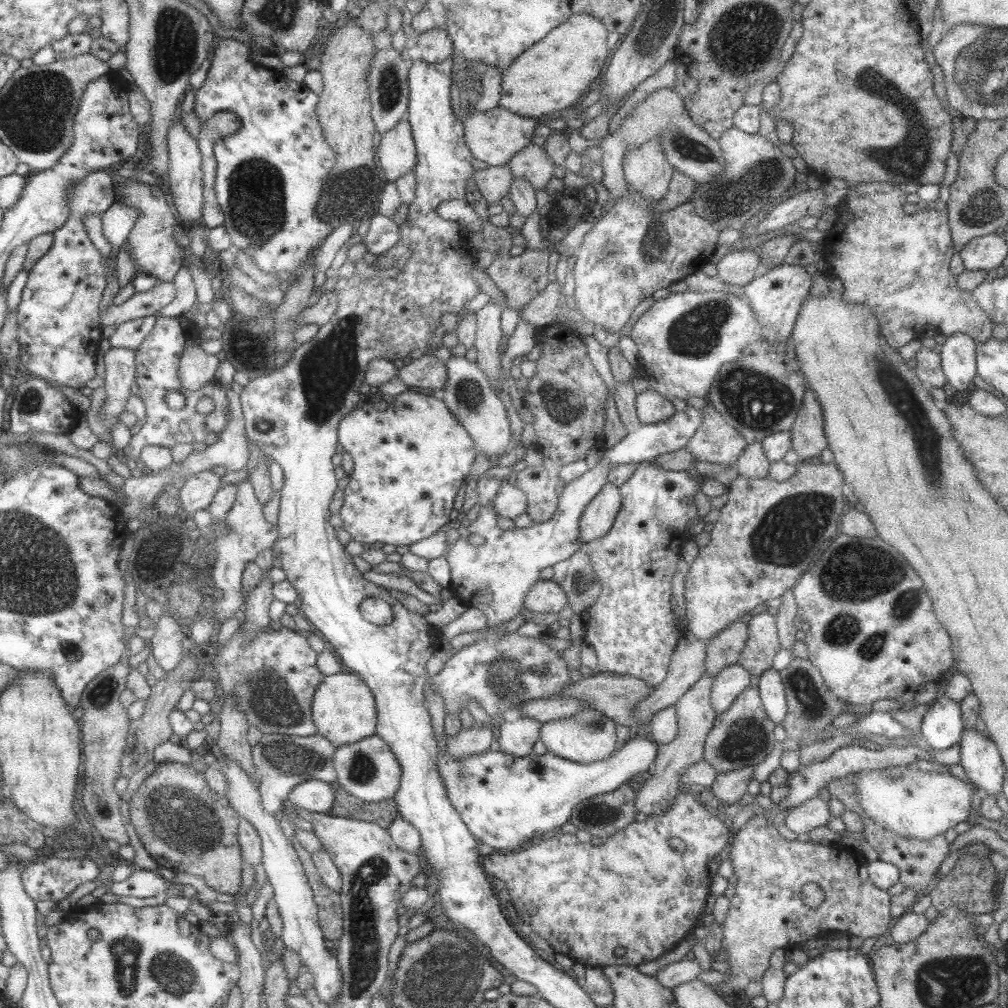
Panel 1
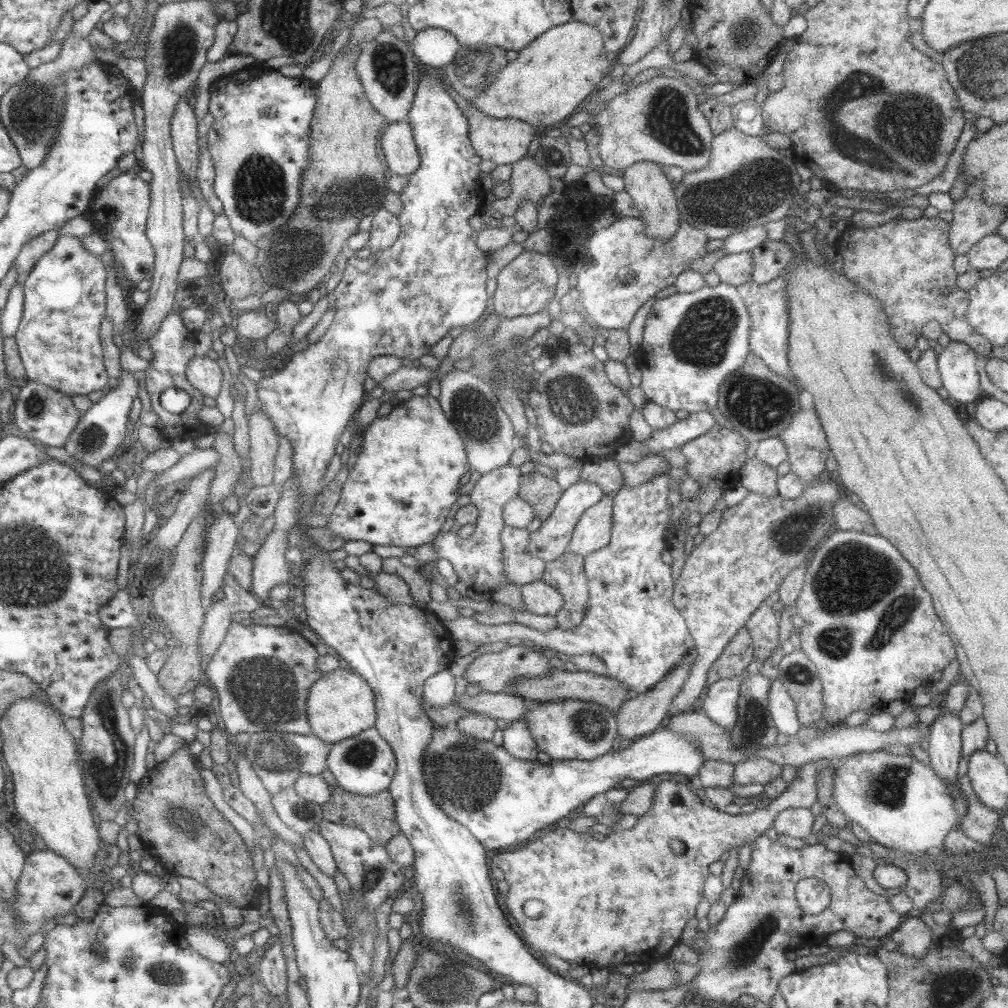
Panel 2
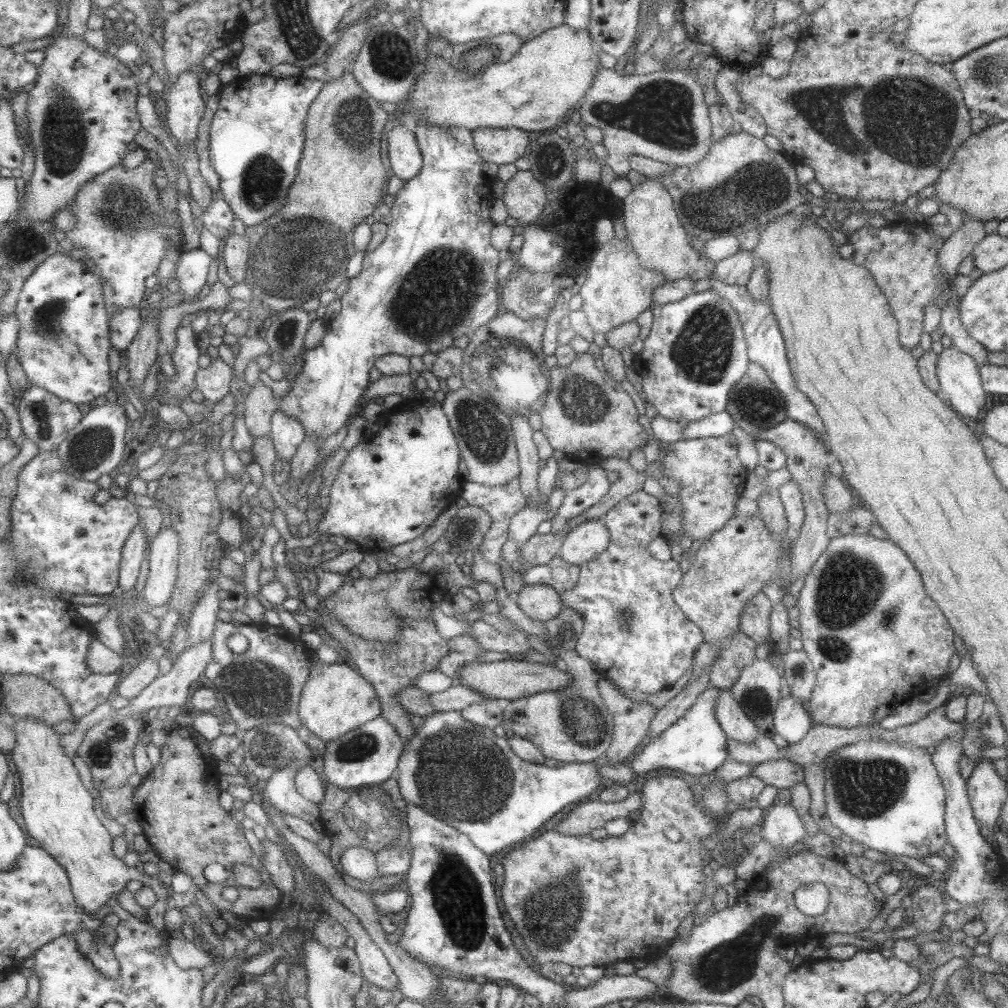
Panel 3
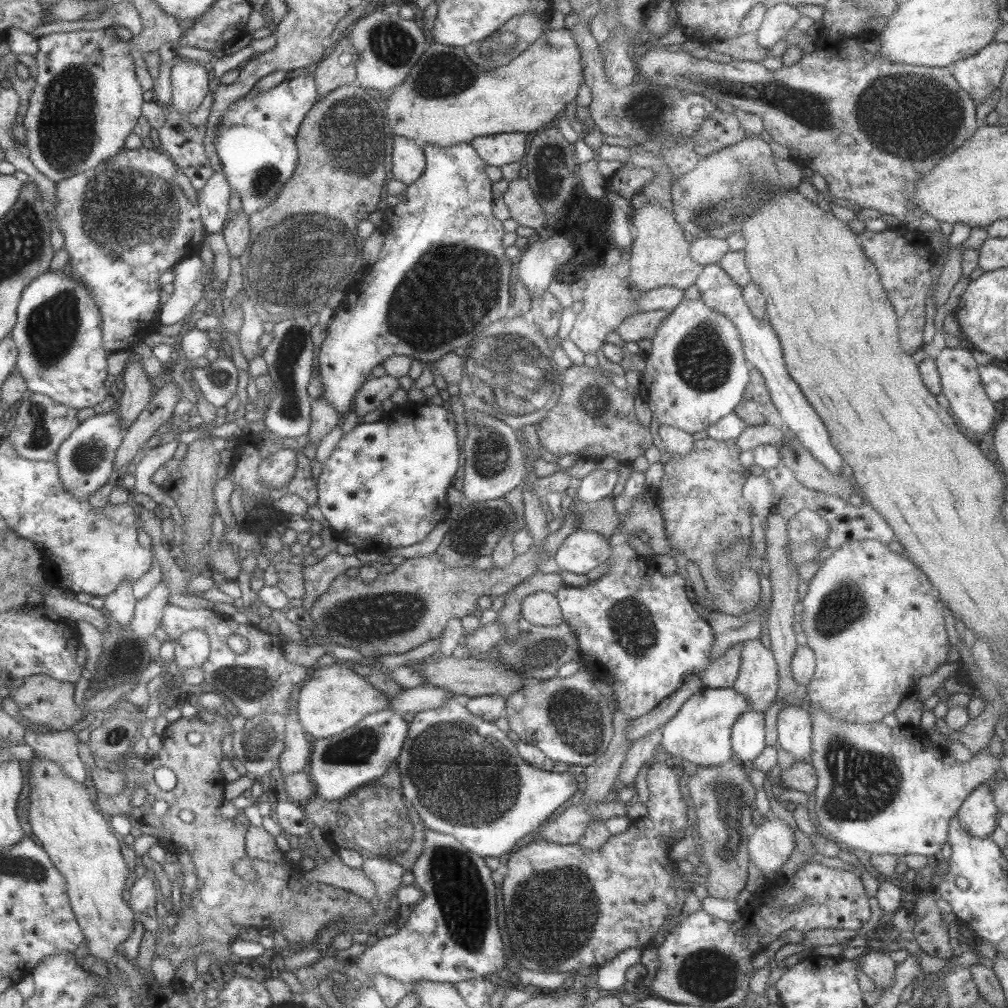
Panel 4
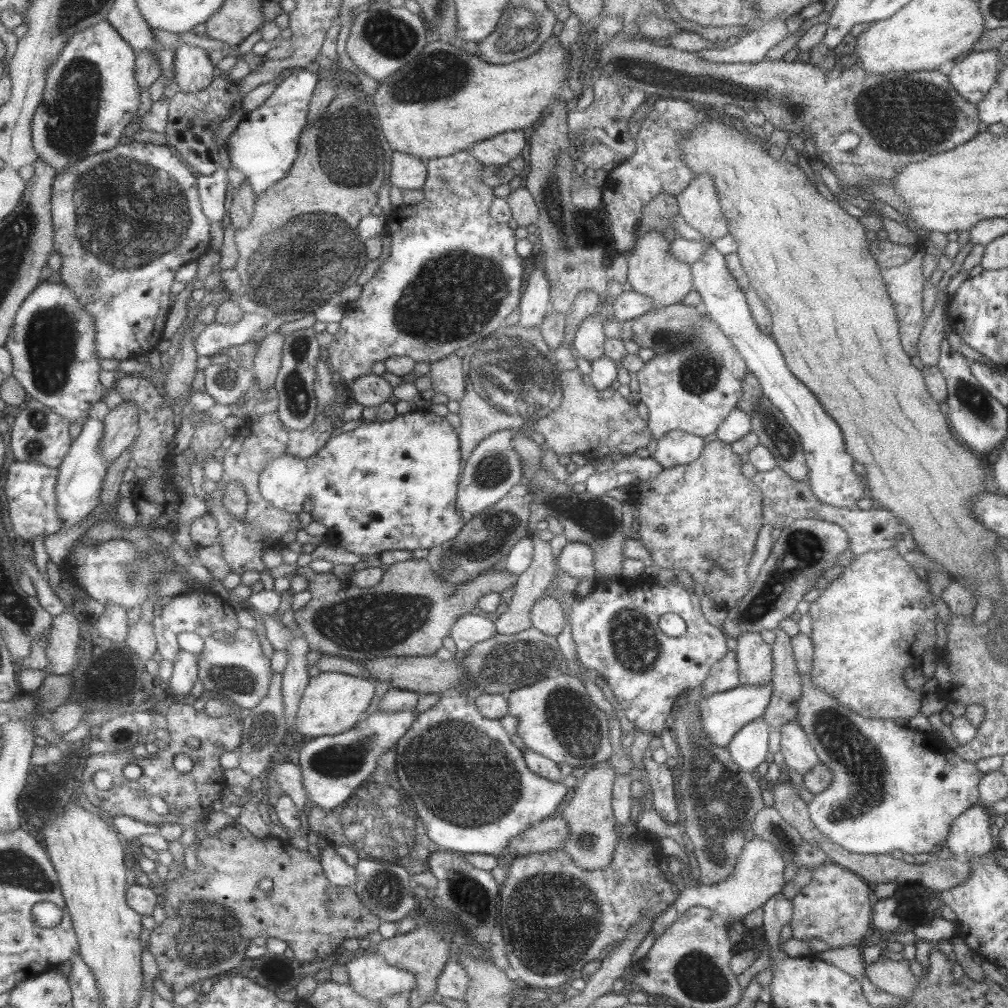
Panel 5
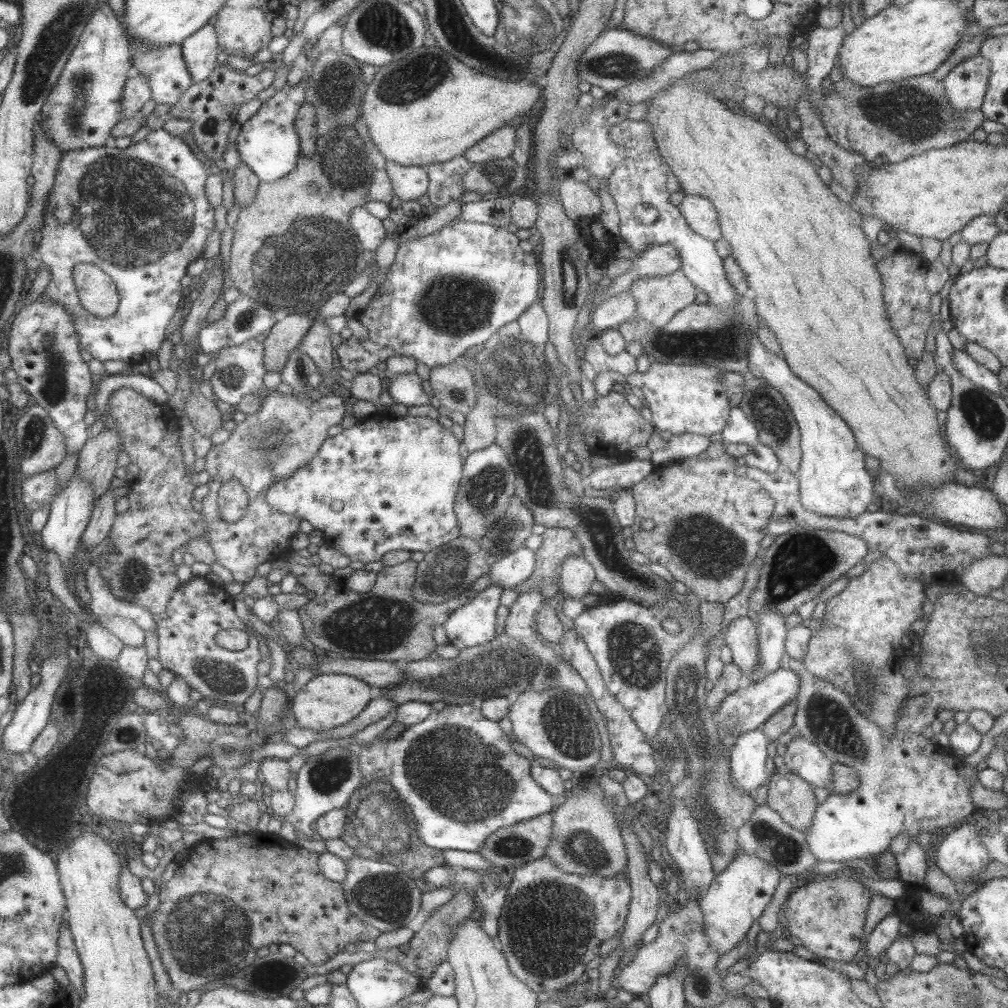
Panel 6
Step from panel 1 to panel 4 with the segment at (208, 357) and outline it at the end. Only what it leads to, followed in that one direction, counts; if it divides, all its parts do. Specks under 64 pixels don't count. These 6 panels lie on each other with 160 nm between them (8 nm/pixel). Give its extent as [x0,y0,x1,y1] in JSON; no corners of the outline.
[188,355,239,409]

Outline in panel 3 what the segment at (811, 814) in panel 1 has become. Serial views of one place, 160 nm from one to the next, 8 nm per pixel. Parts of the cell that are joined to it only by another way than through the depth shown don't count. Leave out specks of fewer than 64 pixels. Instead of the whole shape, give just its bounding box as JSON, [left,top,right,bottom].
[754,804,805,849]

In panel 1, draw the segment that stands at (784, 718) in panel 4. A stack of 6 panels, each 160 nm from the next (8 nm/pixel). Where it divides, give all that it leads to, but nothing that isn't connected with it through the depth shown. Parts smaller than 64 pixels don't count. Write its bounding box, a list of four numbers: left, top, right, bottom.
[756,667,786,723]

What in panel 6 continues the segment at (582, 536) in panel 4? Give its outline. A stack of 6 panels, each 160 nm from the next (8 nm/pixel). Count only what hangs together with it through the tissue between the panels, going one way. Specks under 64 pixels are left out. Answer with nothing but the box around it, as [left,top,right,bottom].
[559,555,594,600]

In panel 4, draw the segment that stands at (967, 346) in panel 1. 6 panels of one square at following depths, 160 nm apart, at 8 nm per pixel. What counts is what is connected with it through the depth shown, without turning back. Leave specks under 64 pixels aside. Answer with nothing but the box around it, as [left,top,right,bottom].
[933,348,994,435]

